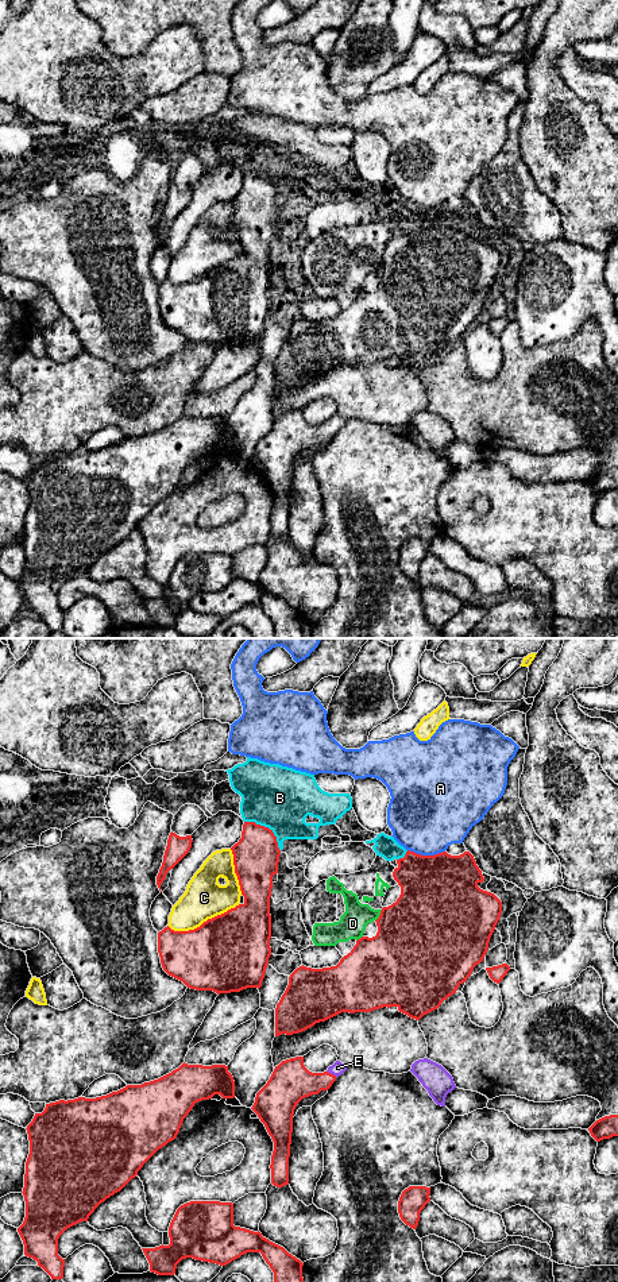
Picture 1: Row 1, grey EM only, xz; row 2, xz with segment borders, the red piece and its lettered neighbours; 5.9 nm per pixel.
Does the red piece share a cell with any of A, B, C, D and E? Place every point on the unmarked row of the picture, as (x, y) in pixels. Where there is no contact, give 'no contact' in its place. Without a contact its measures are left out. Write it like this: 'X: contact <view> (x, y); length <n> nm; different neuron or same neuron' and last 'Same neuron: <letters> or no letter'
A: contact xz (427, 208); length 220 nm; different neuron
B: contact xz (267, 180); length 280 nm; different neuron
C: contact xz (204, 274); length 460 nm; different neuron
D: contact xz (379, 267); length 80 nm; same neuron
E: contact xz (332, 427); length 70 nm; same neuron
Same neuron: D, E

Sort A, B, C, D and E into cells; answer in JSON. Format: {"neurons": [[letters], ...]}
{"neurons": [["A"], ["B"], ["C"], ["D", "E"]]}

